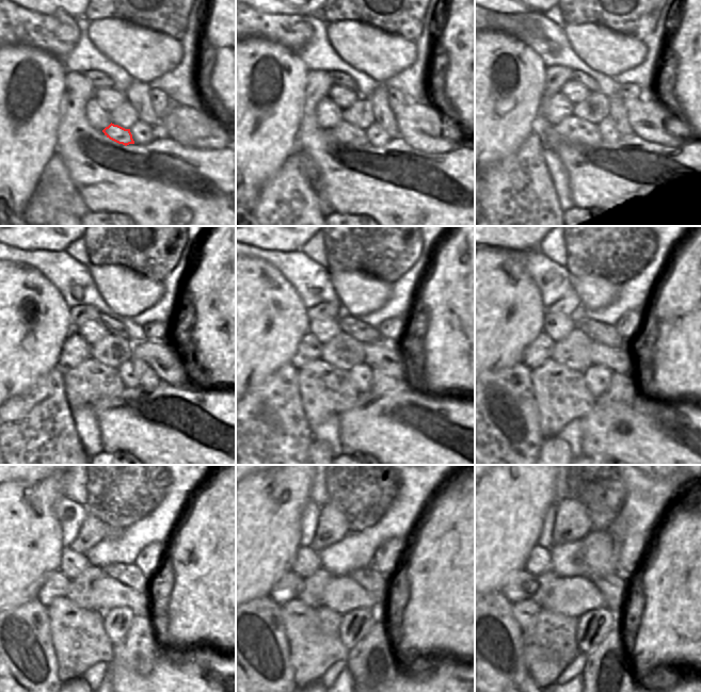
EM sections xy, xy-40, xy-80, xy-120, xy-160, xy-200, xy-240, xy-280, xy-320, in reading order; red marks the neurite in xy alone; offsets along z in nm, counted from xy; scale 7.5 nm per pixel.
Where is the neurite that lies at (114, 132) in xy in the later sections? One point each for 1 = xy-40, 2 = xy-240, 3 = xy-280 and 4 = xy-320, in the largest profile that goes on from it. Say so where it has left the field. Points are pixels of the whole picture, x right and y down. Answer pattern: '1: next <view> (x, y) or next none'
1: next xy-40 (347, 133)
2: next xy-240 (63, 607)
3: next xy-280 (296, 607)
4: next xy-320 (522, 609)

